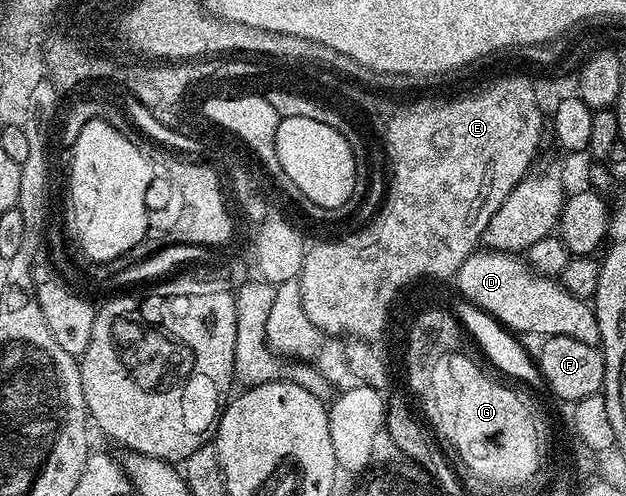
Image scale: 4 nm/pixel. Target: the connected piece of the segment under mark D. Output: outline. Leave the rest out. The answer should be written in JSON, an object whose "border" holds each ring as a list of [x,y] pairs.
{"border":[[[491,250],[472,252],[456,271],[454,283],[463,299],[495,316],[516,334],[533,332],[539,338],[565,336],[599,345],[600,331],[593,305],[567,292],[559,279],[533,272],[523,255]]]}

